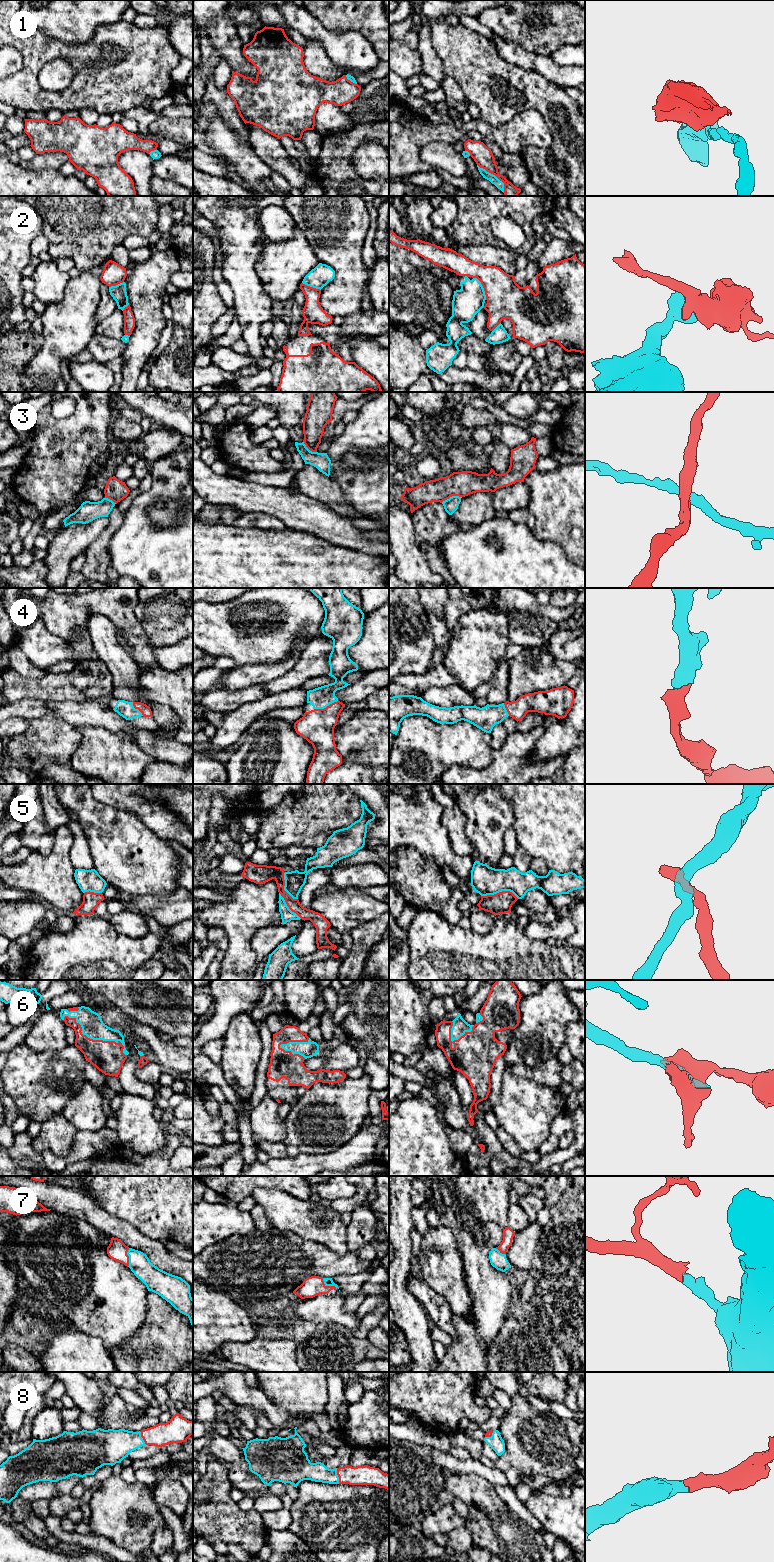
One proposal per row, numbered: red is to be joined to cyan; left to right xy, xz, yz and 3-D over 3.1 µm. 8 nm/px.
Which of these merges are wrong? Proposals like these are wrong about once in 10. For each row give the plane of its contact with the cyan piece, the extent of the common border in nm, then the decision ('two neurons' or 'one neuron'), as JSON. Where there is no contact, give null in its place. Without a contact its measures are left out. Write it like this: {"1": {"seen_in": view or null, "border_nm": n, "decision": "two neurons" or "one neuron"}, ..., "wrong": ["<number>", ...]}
{"1": {"seen_in": "yz", "border_nm": 320, "decision": "two neurons"}, "2": {"seen_in": "yz", "border_nm": 220, "decision": "two neurons"}, "3": {"seen_in": "yz", "border_nm": 180, "decision": "two neurons"}, "4": {"seen_in": "xz", "border_nm": 200, "decision": "one neuron"}, "5": {"seen_in": "yz", "border_nm": 300, "decision": "two neurons"}, "6": {"seen_in": "xy", "border_nm": 600, "decision": "one neuron"}, "7": {"seen_in": "xy", "border_nm": 150, "decision": "one neuron"}, "8": {"seen_in": "xz", "border_nm": 130, "decision": "one neuron"}, "wrong": ["1", "2", "3", "5"]}

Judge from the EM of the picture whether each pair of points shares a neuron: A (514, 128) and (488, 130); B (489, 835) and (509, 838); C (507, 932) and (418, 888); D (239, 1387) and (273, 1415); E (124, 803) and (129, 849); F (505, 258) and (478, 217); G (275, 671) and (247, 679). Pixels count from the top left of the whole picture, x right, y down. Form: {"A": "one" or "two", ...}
{"A": "one", "B": "two", "C": "two", "D": "one", "E": "two", "F": "two", "G": "one"}

